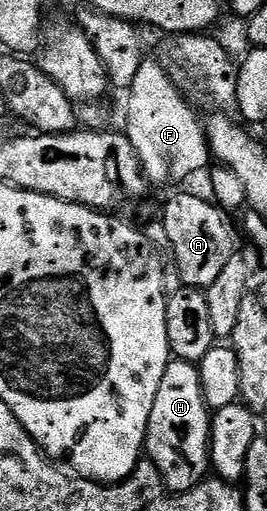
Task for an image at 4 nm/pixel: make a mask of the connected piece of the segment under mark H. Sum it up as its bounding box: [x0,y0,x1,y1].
[145,359,212,493]

